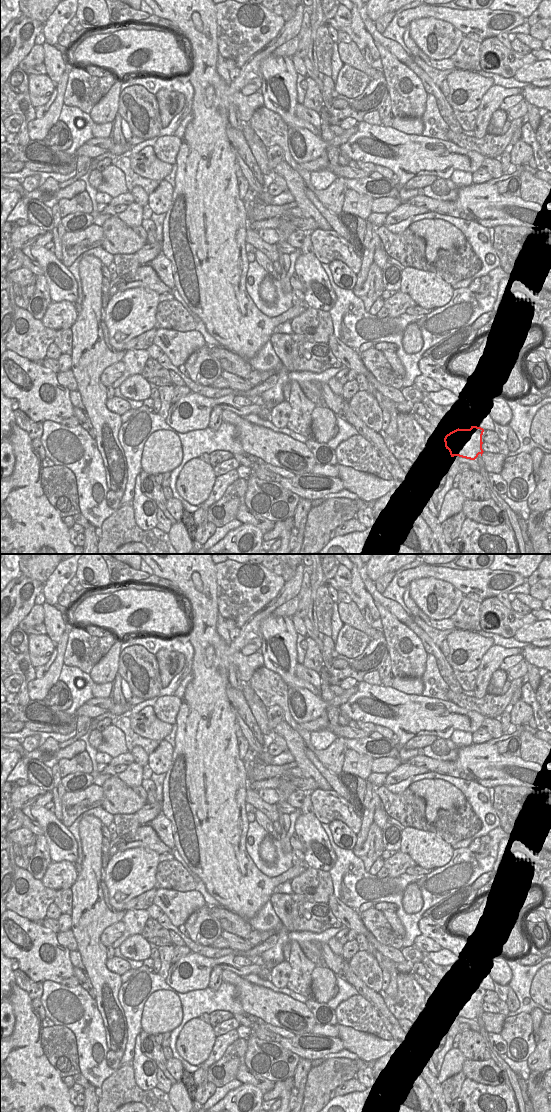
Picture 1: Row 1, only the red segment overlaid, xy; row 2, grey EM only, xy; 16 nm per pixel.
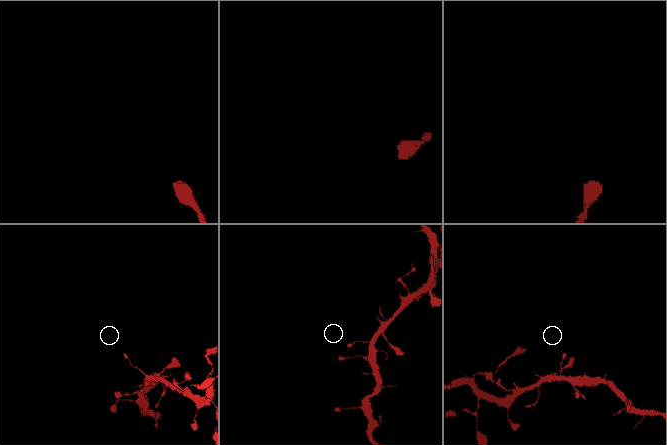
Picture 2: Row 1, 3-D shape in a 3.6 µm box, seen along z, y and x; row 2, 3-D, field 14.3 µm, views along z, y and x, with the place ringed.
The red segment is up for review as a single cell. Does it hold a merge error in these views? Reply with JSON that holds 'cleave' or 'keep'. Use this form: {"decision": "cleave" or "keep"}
{"decision": "keep"}

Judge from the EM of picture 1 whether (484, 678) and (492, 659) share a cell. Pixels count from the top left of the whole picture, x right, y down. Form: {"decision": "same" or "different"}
{"decision": "same"}

